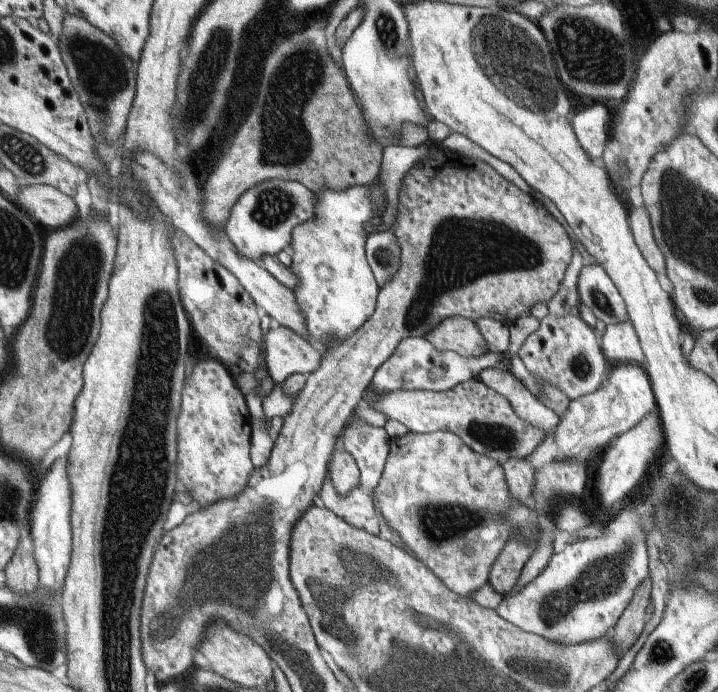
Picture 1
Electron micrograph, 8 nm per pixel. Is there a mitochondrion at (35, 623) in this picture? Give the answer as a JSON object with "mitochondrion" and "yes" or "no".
{"mitochondrion":"yes"}

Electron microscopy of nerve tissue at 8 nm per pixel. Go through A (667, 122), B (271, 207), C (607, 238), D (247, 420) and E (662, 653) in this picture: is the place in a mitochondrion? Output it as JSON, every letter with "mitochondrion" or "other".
{"A":"other","B":"mitochondrion","C":"other","D":"other","E":"mitochondrion"}

